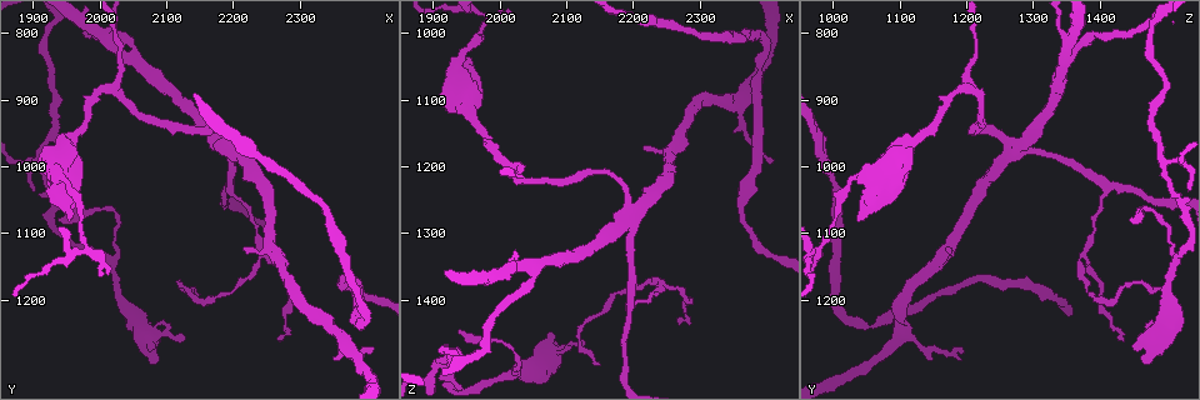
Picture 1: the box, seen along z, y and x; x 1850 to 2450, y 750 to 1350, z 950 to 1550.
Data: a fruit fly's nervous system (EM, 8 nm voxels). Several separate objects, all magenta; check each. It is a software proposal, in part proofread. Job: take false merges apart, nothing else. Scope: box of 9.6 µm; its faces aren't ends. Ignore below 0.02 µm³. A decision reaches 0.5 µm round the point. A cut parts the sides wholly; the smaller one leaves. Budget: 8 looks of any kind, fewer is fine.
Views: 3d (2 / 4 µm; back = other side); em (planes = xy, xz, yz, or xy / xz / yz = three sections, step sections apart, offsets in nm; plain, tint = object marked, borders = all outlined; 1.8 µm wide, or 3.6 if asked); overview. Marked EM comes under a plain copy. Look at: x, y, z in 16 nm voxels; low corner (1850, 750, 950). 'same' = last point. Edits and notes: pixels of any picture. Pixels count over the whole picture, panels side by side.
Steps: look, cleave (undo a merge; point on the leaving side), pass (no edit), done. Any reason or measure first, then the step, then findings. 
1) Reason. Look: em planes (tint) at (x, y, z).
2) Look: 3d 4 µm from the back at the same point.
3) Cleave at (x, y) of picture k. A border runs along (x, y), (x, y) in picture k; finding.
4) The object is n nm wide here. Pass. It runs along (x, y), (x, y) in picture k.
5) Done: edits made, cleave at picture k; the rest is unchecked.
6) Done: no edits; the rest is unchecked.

Narrows sharply. Look: 3d 2 µm at (2190, 1190, 1385).

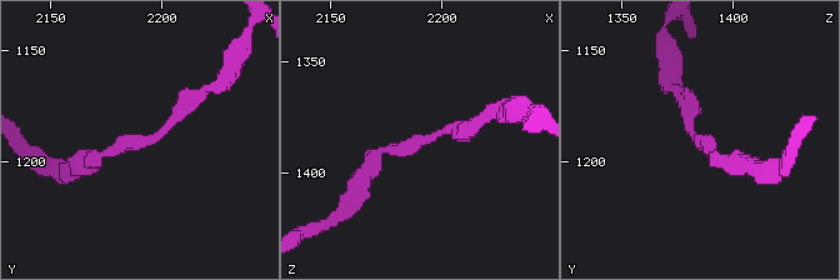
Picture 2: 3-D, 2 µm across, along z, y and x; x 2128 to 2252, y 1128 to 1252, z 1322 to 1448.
Now the EM. Look: em planes (tint) at (2194, 1186, 1385).

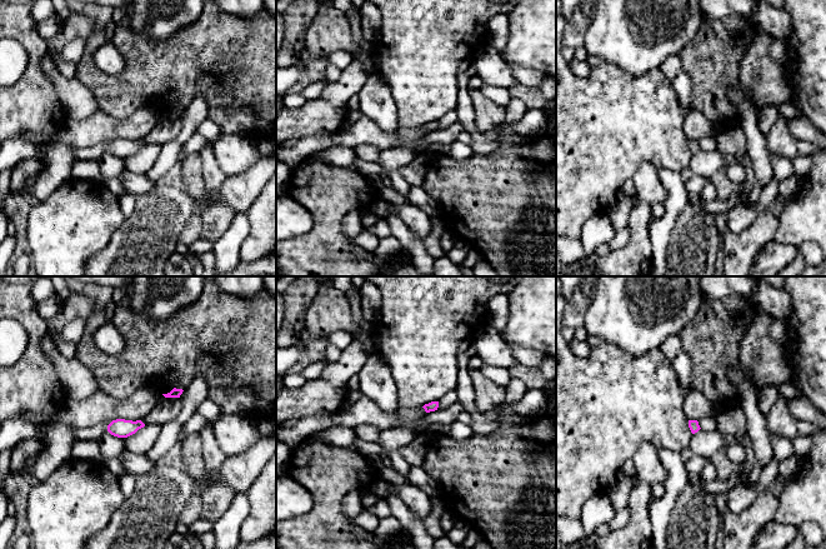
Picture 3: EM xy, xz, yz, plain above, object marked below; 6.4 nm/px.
Pass. One neuron here.

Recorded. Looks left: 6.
Two arms in line, one across. Look: em yz step 16 (tint) at (2195, 1030, 1410).

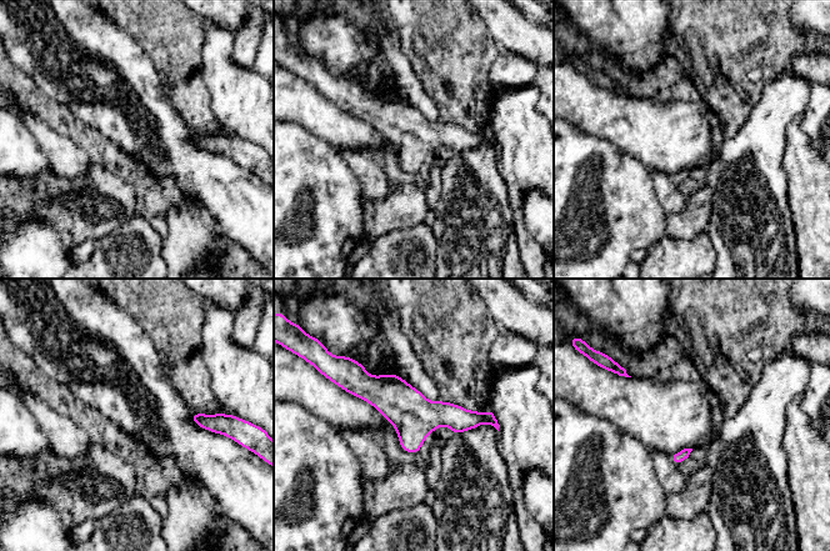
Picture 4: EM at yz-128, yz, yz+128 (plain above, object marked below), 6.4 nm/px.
Cut it another way. Look: em planes (tint) at the same point.

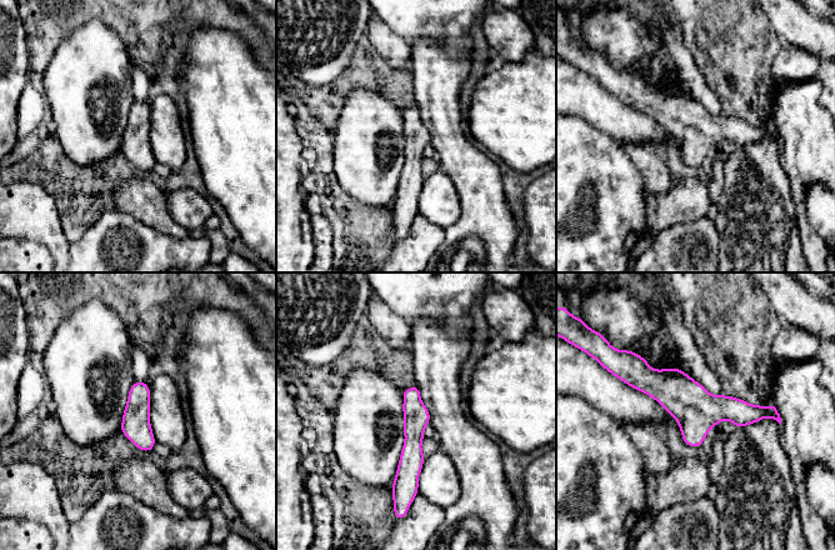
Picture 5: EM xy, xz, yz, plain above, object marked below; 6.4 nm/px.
Pass. It runs along (629, 381), (695, 409), (771, 408) in picture 5; one neuron here.

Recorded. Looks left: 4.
Abrupt turn. Look: 3d 2 µm at (2190, 965, 1270).

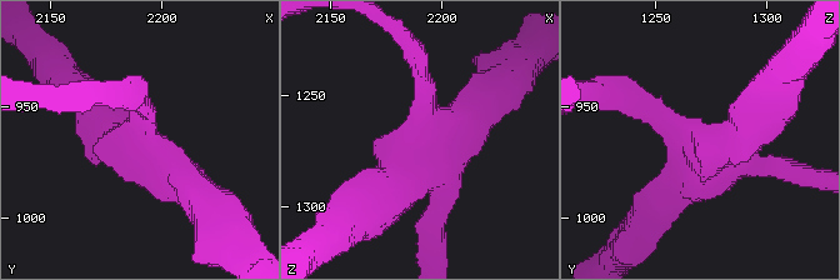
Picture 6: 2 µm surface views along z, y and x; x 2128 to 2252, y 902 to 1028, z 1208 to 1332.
4 arms meet here. Look: em planes (tint) at (2190, 968, 1270).

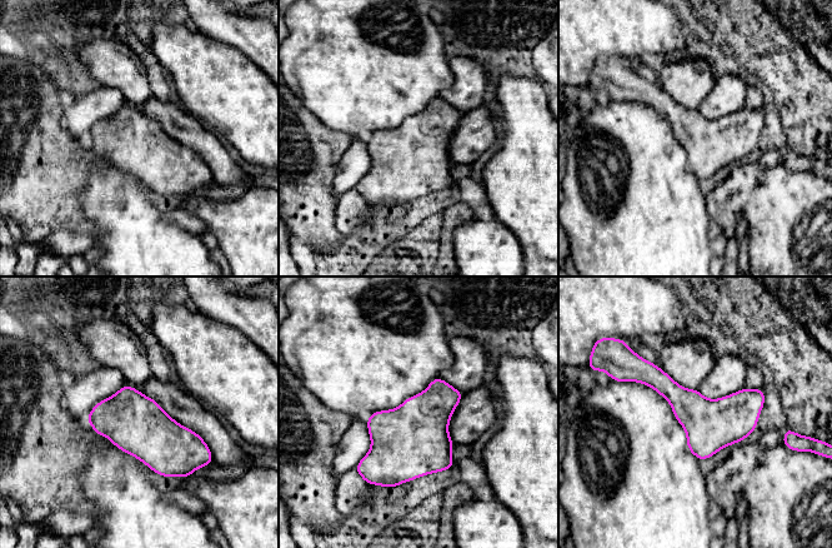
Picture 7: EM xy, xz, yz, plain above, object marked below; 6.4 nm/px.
Pass. All the same neuron.

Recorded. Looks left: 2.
Done: no edits; the rest is unchecked.

